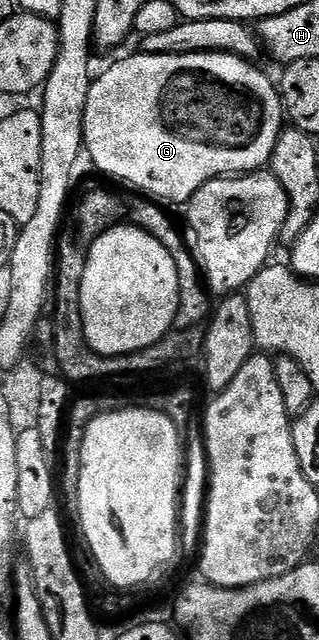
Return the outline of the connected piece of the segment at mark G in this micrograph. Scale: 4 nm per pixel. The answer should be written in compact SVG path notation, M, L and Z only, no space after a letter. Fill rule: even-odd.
M193 52L192 54L180 54L179 56L147 56L137 54L127 60L118 60L102 77L95 79L90 86L88 94L88 106L84 110L84 152L90 160L102 172L139 188L139 193L159 201L171 200L179 206L185 205L204 186L213 180L220 180L223 176L237 176L248 172L257 172L269 165L272 154L276 150L278 136L284 127L284 109L279 89L261 72L257 63L241 60L227 52Z

